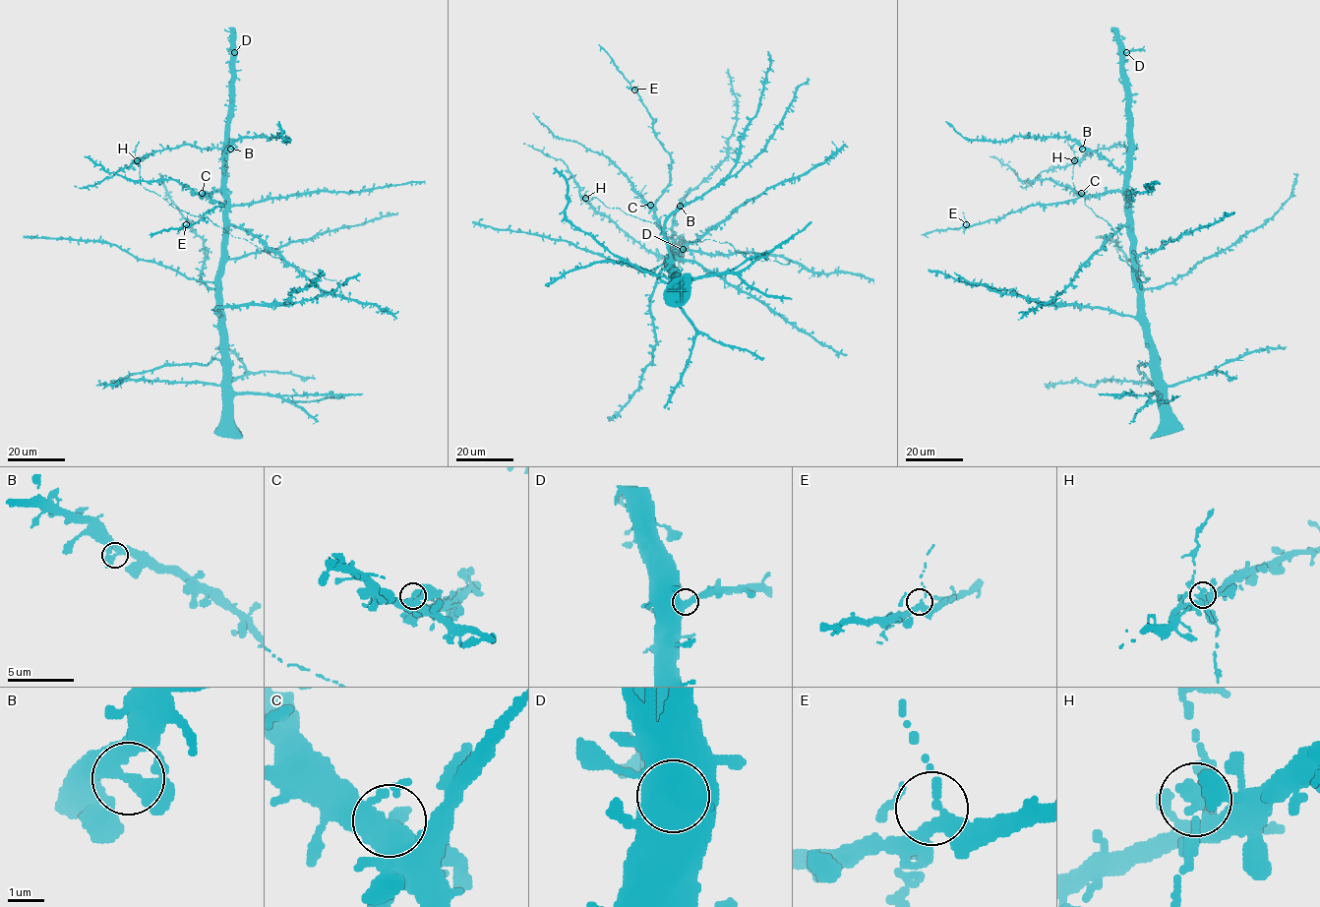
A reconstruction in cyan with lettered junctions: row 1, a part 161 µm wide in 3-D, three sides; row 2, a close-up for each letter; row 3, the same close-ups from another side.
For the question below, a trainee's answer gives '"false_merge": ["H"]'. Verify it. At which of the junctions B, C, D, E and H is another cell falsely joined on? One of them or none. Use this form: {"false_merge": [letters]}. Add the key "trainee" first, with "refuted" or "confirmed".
{"trainee": "refuted", "false_merge": []}

